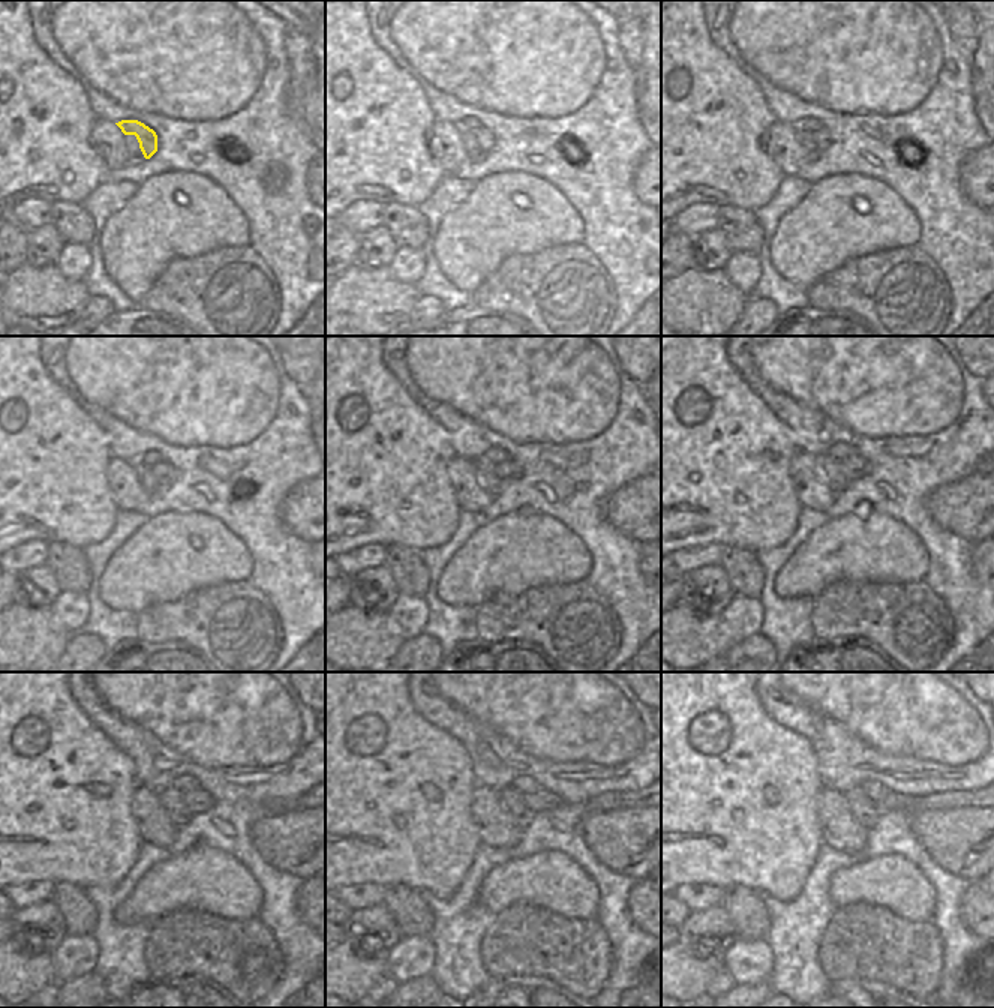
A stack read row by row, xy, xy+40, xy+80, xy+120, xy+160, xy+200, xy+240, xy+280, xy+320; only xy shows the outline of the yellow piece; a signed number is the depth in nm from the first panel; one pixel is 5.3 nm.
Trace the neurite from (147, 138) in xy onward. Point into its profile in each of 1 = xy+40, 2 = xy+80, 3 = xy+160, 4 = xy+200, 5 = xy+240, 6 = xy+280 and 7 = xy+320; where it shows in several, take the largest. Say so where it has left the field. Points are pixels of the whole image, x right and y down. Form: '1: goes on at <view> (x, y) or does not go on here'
1: goes on at xy+40 (485, 138)
2: goes on at xy+80 (820, 137)
3: goes on at xy+160 (505, 468)
4: goes on at xy+200 (853, 467)
5: goes on at xy+240 (197, 800)
6: goes on at xy+280 (537, 798)
7: goes on at xy+320 (883, 798)

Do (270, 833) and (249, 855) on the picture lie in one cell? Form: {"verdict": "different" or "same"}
{"verdict": "different"}

